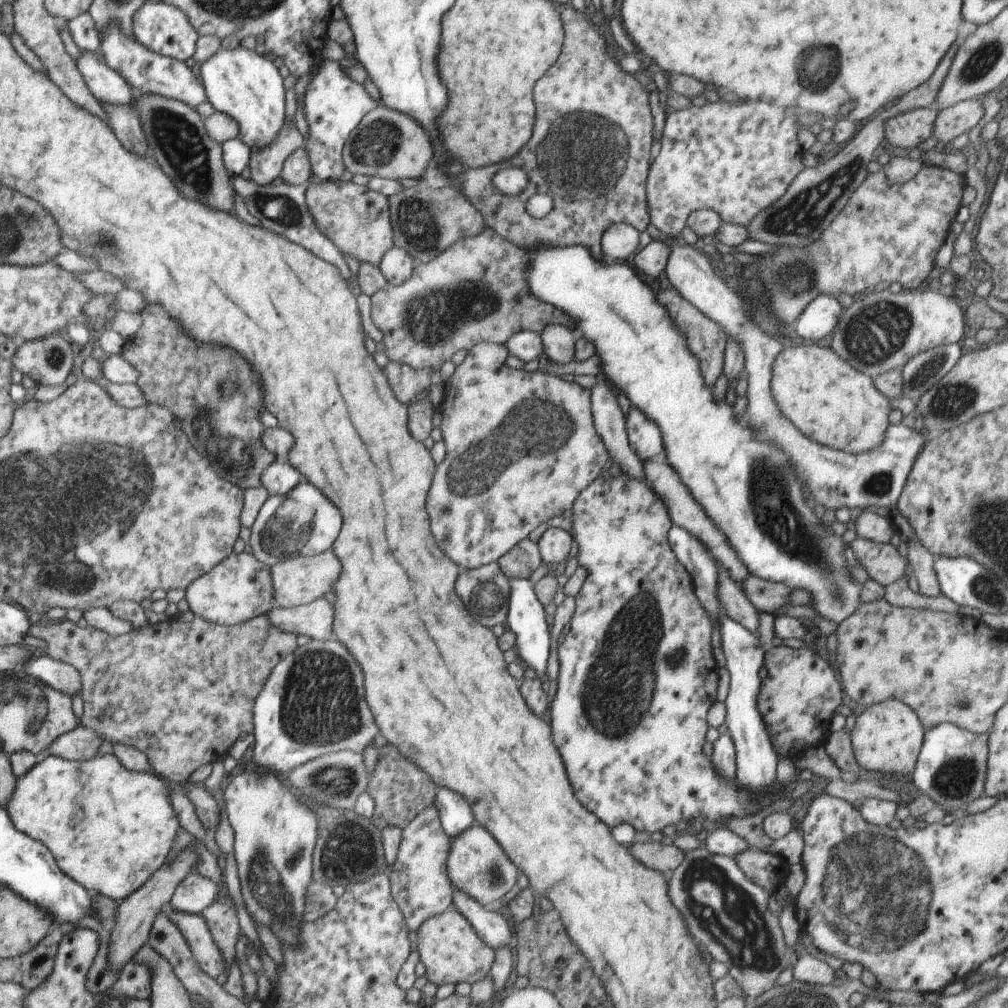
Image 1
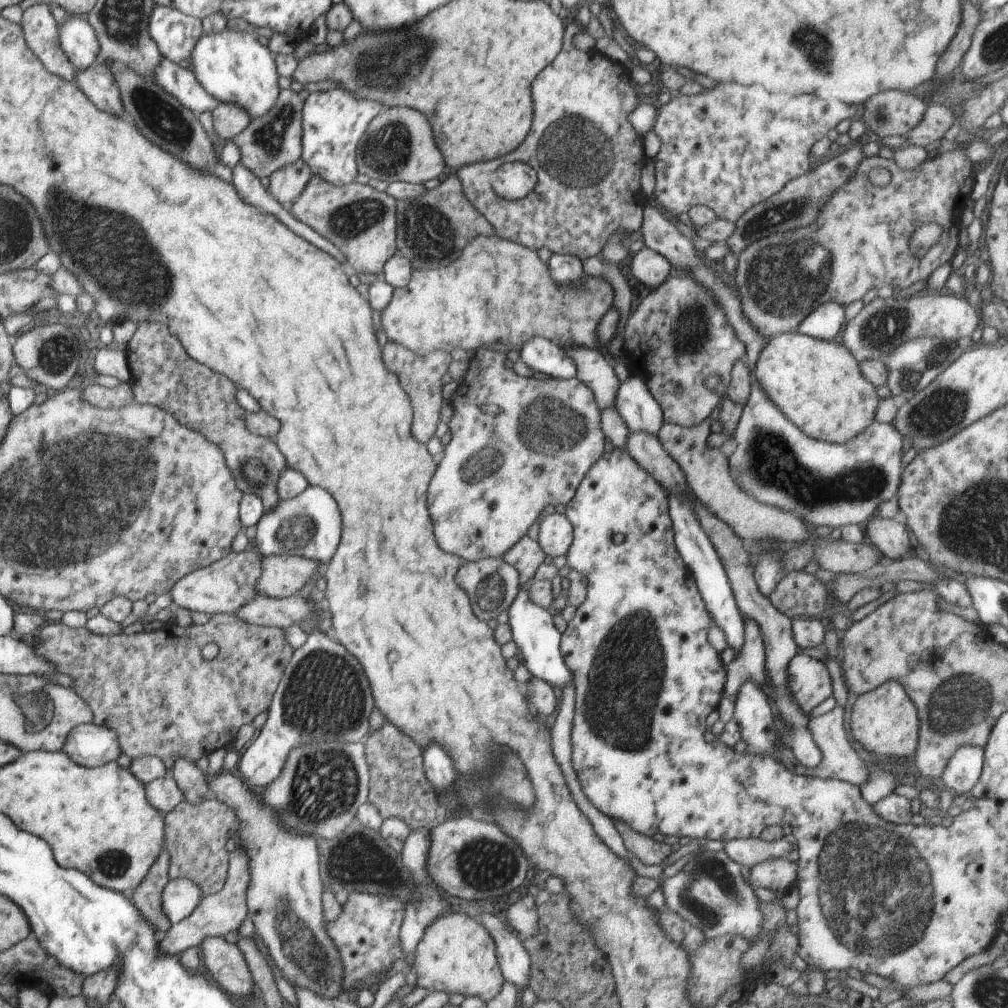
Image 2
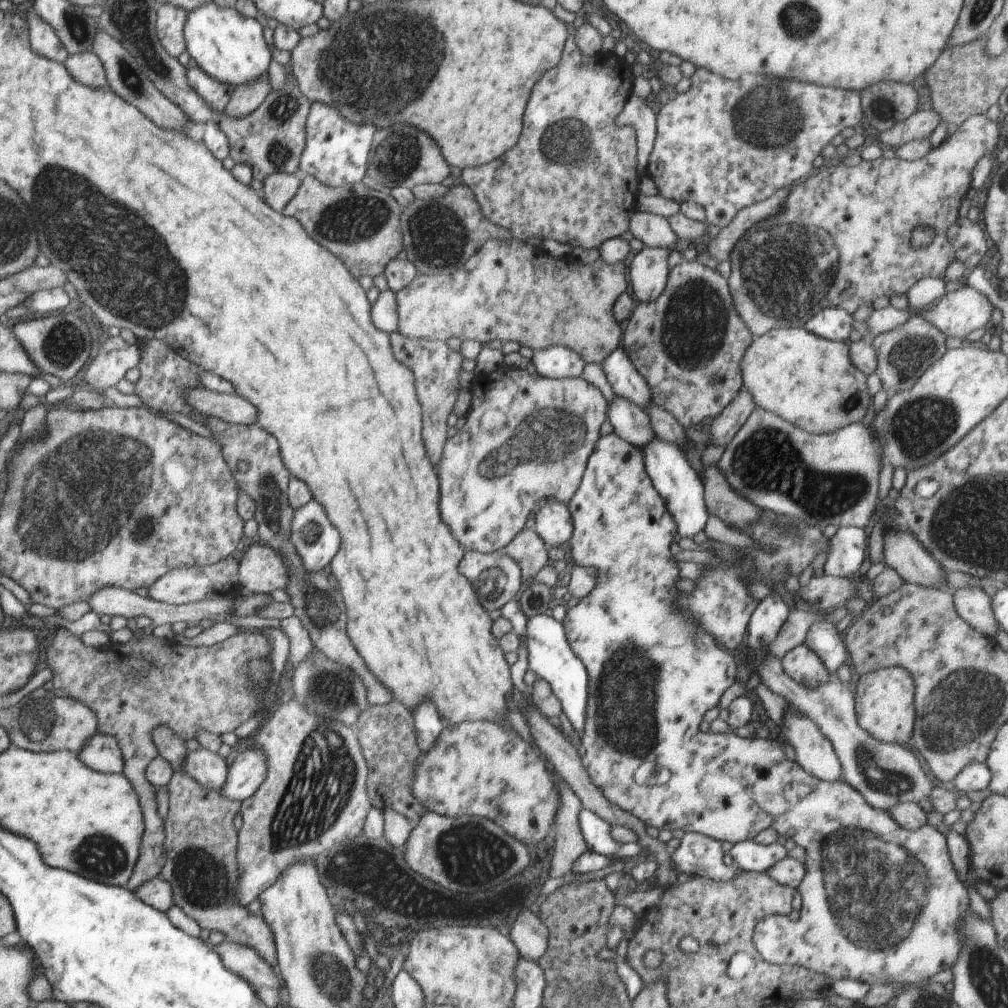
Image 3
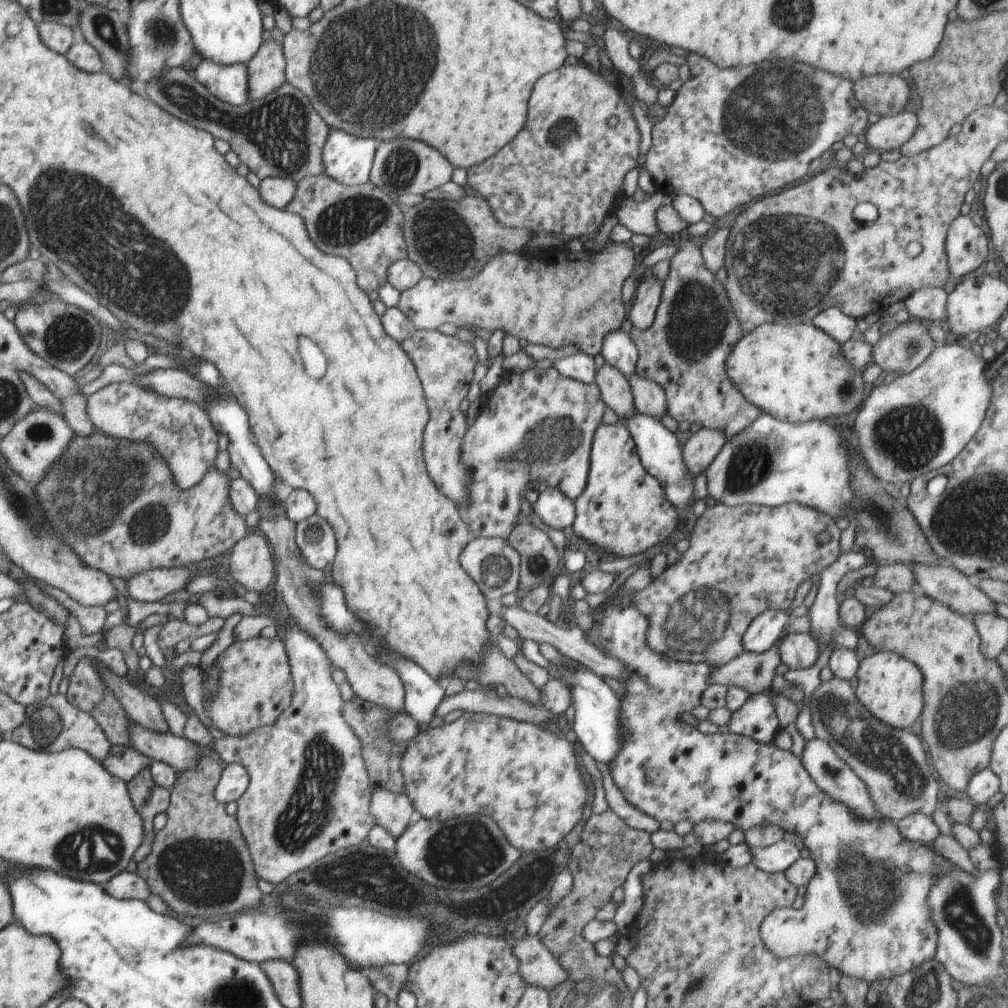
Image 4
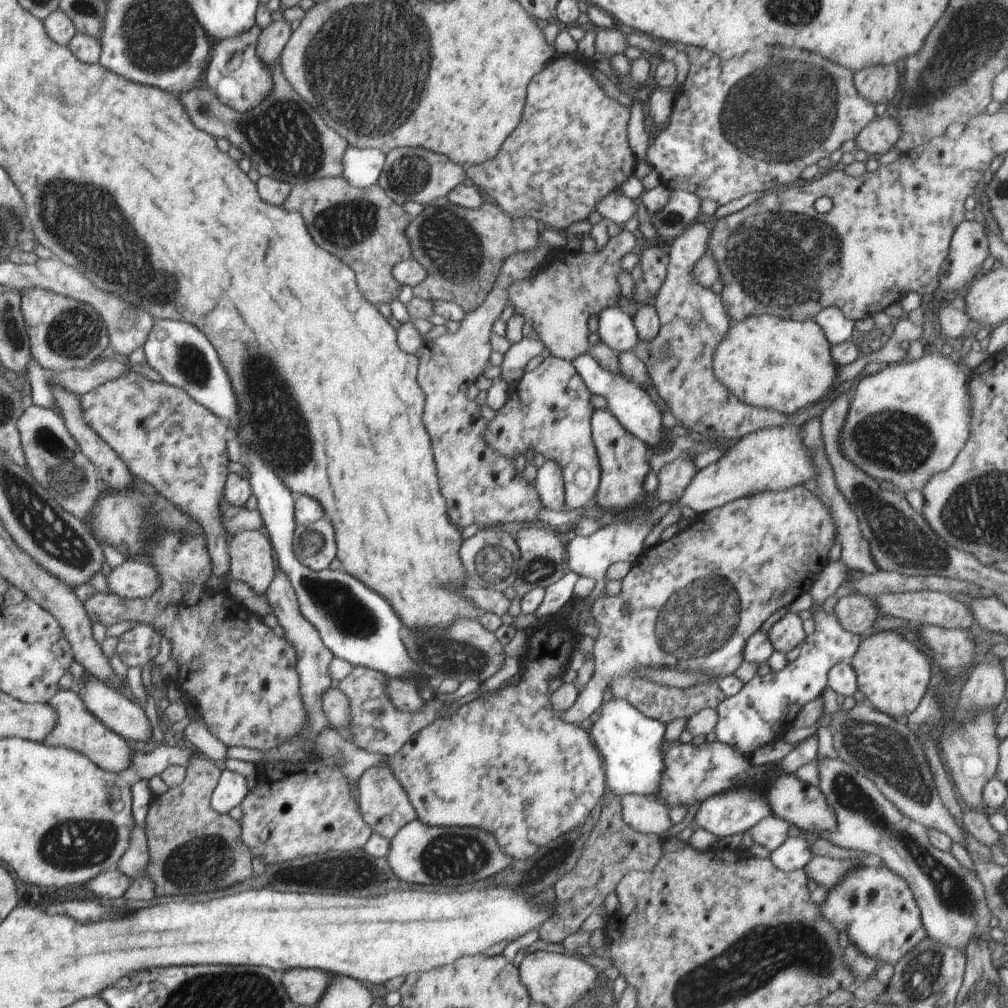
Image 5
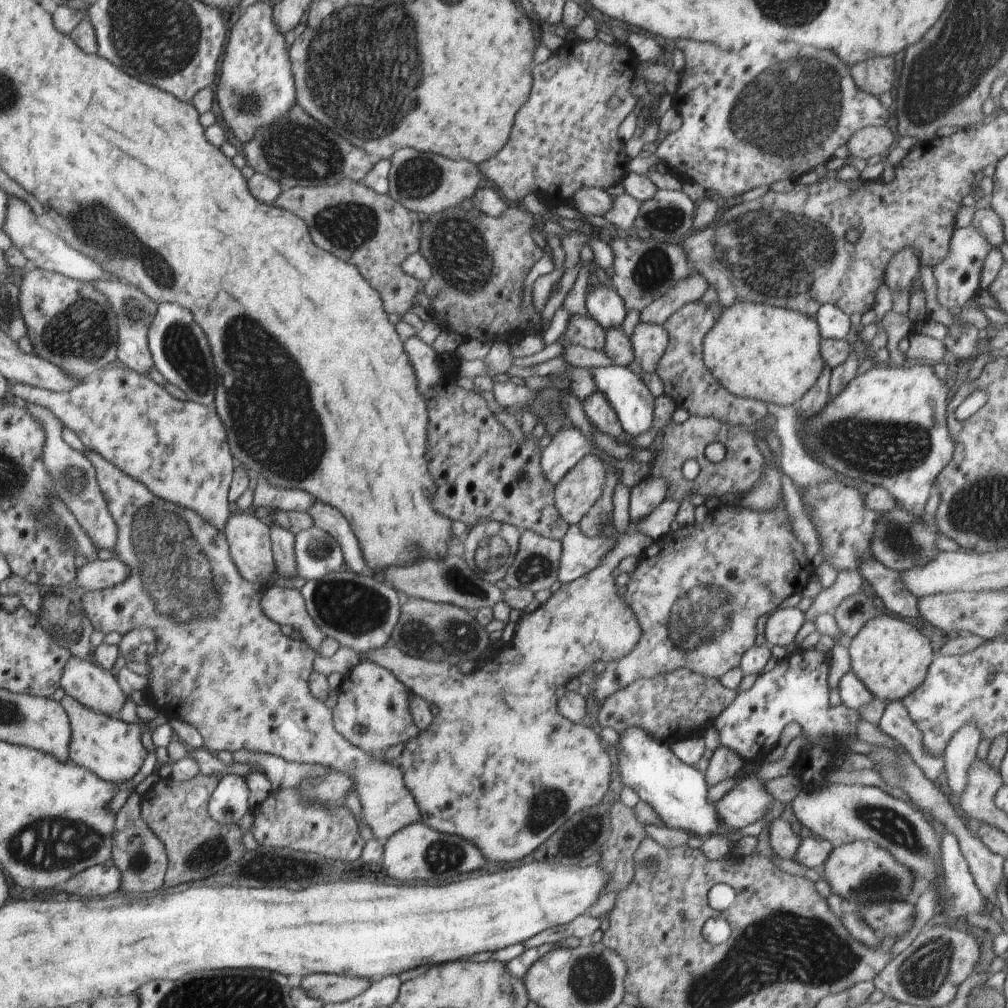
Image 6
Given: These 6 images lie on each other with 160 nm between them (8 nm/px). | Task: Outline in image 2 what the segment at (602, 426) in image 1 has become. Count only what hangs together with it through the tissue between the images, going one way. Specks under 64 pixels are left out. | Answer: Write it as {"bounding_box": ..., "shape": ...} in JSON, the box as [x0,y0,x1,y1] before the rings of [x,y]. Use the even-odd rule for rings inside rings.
{"bounding_box":[564,345,621,411],"shape":[[[572,345],[564,350],[575,363],[576,378],[593,390],[598,408],[601,411],[615,408],[615,400],[621,384],[605,352],[580,345]]]}

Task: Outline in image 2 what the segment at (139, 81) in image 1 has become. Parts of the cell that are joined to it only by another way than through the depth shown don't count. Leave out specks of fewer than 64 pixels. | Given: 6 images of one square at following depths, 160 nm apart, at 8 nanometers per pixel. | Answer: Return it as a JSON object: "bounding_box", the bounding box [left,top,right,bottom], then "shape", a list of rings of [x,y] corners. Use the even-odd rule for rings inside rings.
{"bounding_box":[151,57,220,115],"shape":[[[162,57],[153,72],[151,79],[156,84],[197,115],[205,110],[212,112],[220,104],[204,90],[195,73],[189,68],[182,68],[180,64]]]}

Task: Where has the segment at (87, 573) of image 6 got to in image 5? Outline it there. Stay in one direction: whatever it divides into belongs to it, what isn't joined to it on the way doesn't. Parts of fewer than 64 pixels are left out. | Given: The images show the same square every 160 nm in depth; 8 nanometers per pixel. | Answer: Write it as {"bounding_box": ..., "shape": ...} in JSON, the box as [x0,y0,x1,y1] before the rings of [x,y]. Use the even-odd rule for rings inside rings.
{"bounding_box":[106,557,160,599],"shape":[[[128,557],[123,564],[112,568],[106,582],[110,592],[128,599],[148,598],[160,588],[154,563],[134,557]]]}

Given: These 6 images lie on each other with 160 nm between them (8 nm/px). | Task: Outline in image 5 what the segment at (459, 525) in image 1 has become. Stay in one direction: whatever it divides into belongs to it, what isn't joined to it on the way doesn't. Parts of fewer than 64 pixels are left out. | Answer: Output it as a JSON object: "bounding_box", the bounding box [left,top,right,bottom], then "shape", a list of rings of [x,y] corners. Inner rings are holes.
{"bounding_box":[486,356,602,511],"shape":[[[551,356],[531,372],[525,372],[514,386],[514,392],[510,392],[508,402],[486,428],[486,444],[502,456],[514,459],[520,454],[534,452],[562,466],[566,511],[586,507],[596,496],[602,478],[598,452],[591,436],[595,408],[590,396],[571,362]]]}

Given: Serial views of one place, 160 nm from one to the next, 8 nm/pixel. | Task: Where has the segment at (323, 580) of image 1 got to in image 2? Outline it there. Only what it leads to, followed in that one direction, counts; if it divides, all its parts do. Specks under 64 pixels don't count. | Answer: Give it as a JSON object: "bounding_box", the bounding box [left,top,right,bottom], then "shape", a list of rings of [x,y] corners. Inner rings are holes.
{"bounding_box":[257,552,319,599],"shape":[[[280,552],[264,557],[261,562],[261,577],[257,580],[258,594],[273,599],[283,599],[302,592],[311,582],[319,564],[302,555],[288,555]]]}

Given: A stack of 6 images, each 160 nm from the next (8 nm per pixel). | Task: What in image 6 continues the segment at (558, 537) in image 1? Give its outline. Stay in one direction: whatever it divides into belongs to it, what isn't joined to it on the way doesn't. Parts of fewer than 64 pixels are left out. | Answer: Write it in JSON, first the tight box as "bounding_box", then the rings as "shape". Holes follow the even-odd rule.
{"bounding_box":[541,422,595,486],"shape":[[[570,422],[565,423],[541,451],[542,472],[546,480],[556,486],[584,456],[595,452],[592,442],[579,428]]]}

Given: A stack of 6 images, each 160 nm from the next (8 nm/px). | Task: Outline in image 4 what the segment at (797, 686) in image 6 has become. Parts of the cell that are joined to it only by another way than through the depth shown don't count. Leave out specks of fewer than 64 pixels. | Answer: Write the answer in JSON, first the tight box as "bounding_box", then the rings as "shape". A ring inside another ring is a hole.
{"bounding_box":[728,552,867,744],"shape":[[[841,552],[840,556],[836,558],[834,564],[824,568],[824,571],[820,573],[820,588],[816,594],[816,600],[814,604],[809,608],[808,618],[810,618],[810,632],[814,634],[814,640],[820,644],[828,646],[832,644],[832,652],[836,648],[848,648],[848,650],[856,651],[858,648],[858,640],[860,640],[859,632],[856,629],[846,626],[840,618],[840,601],[838,600],[837,586],[842,576],[848,574],[850,570],[858,570],[863,568],[867,564],[866,556],[862,552]],[[770,688],[769,691],[752,694],[742,708],[730,711],[728,733],[746,736],[760,744],[772,744],[781,730],[772,694],[781,695]]]}

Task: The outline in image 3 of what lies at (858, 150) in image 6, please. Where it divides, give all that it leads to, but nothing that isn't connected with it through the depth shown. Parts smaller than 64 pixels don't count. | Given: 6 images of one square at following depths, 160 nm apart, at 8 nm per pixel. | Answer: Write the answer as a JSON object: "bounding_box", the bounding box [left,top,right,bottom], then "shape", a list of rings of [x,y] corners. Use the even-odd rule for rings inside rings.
{"bounding_box":[879,109,941,149],"shape":[[[934,109],[916,111],[906,120],[898,121],[887,131],[881,132],[879,140],[895,149],[913,140],[928,139],[940,122],[941,114]]]}

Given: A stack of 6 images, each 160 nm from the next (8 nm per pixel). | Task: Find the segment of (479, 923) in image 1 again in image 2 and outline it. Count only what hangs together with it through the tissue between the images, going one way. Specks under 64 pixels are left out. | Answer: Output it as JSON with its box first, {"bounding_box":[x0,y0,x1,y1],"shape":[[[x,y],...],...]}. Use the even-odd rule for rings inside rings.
{"bounding_box":[475,912,532,990],"shape":[[[479,912],[475,918],[494,939],[495,953],[505,980],[521,990],[529,987],[528,976],[532,962],[522,938],[510,930],[496,912]]]}

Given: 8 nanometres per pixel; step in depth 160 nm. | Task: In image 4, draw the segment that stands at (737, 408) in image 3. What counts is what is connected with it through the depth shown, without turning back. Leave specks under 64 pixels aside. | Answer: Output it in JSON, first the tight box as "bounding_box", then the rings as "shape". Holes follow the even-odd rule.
{"bounding_box":[682,428,726,480],"shape":[[[702,428],[694,433],[682,450],[682,462],[684,468],[688,468],[688,476],[696,480],[702,472],[706,472],[726,442],[726,434],[720,430]]]}

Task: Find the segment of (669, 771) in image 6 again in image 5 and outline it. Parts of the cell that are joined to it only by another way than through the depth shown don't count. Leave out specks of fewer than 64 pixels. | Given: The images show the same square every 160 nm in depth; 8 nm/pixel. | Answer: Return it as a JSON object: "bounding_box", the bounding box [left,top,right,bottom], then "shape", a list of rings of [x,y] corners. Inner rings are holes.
{"bounding_box":[586,698,666,796],"shape":[[[612,698],[604,702],[600,709],[600,718],[589,723],[586,728],[604,760],[606,783],[618,796],[638,794],[658,796],[666,768],[664,755],[665,725],[657,719],[643,716],[626,700]]]}

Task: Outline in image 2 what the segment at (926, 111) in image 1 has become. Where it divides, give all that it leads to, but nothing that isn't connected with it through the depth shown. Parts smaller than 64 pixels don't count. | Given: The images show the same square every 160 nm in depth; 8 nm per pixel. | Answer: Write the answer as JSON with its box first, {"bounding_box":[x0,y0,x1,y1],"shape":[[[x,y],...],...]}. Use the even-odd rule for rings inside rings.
{"bounding_box":[859,90,926,138],"shape":[[[889,90],[870,97],[865,103],[864,110],[859,113],[859,117],[866,122],[872,138],[906,136],[913,128],[918,126],[926,109],[926,104],[922,99],[913,96],[910,92]]]}

